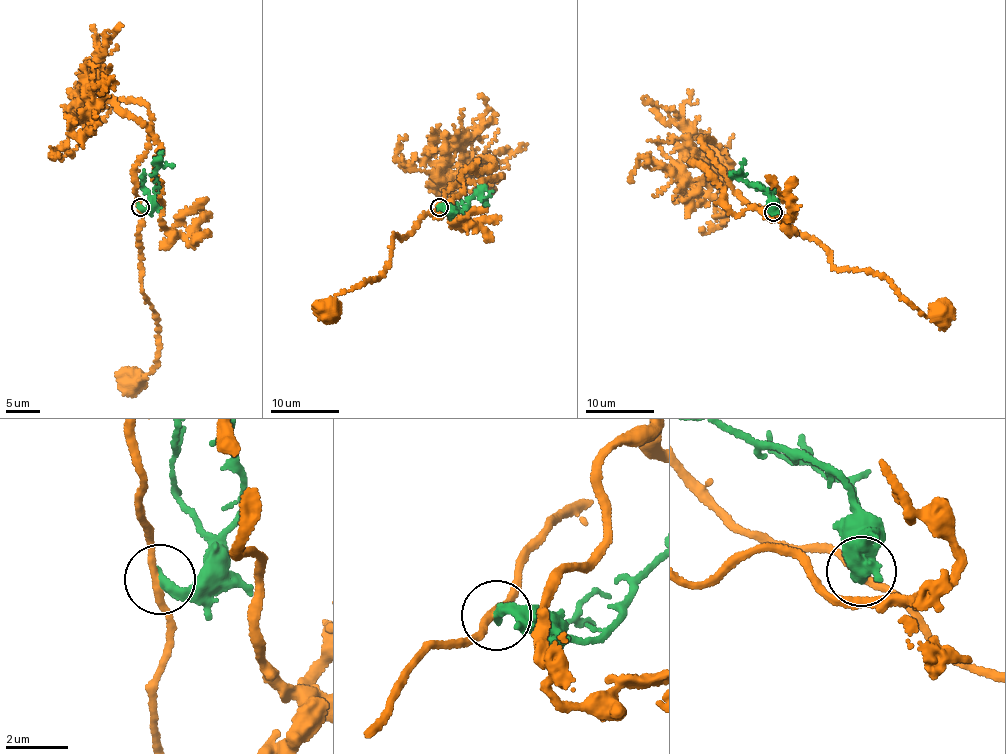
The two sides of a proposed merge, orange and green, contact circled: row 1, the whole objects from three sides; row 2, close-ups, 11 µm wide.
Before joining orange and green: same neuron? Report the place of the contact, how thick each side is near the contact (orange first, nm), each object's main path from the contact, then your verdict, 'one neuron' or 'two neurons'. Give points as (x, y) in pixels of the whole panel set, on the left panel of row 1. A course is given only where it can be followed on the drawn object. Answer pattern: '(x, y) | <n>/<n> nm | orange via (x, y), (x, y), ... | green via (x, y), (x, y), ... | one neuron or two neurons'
(140, 207) | 240/360 nm | orange via (139, 206), (142, 293), (160, 327), (159, 355), (152, 371), (136, 381), (131, 379) | green via (139, 206), (146, 208), (156, 194), (157, 155), (163, 154) | two neurons

